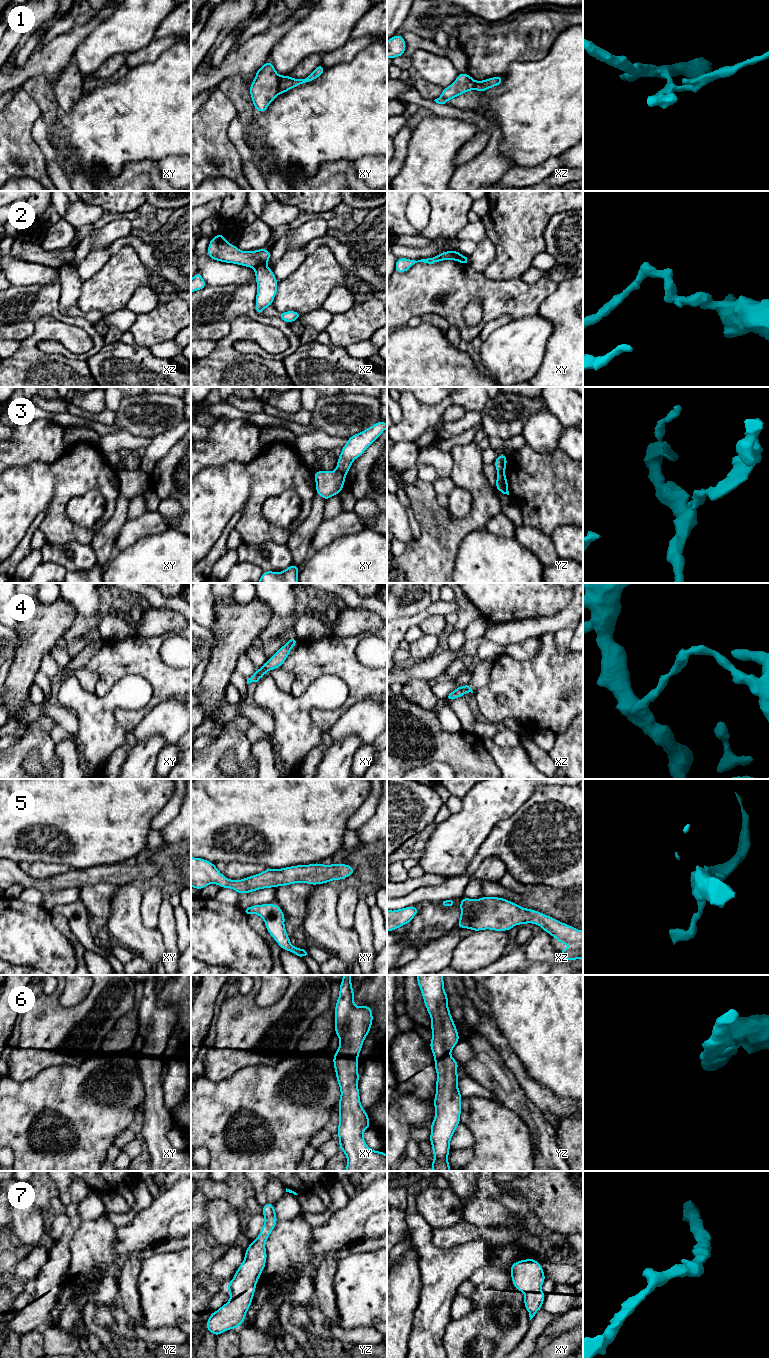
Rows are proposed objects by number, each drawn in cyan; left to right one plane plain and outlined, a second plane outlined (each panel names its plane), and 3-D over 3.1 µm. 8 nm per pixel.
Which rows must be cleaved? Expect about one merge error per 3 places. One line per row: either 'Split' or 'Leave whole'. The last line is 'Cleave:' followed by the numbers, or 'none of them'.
1: Split
2: Split
3: Split
4: Leave whole
5: Leave whole
6: Leave whole
7: Leave whole
Cleave: 1, 2, 3

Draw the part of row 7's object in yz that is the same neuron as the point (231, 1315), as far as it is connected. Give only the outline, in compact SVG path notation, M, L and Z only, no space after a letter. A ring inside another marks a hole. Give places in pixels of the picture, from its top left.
M267 1203L262 1207L265 1223L259 1236L246 1249L245 1258L233 1279L227 1284L231 1299L217 1311L210 1313L206 1329L217 1337L229 1329L237 1329L245 1320L258 1278L265 1268L265 1243L278 1222L274 1205Z

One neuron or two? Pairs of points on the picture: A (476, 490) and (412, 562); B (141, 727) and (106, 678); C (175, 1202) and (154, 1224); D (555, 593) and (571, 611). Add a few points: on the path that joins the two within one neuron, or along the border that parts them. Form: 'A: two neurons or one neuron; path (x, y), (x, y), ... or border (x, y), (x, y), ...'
A: one neuron; path (477, 512), (463, 526), (452, 530), (434, 548)
B: two neurons; border (154, 706), (132, 729)
C: one neuron; path (170, 1207), (158, 1219)
D: two neurons; border (572, 596), (565, 607), (545, 617)

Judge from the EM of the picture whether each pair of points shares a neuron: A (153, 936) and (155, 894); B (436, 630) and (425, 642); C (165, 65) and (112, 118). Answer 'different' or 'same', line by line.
A: different
B: different
C: same

